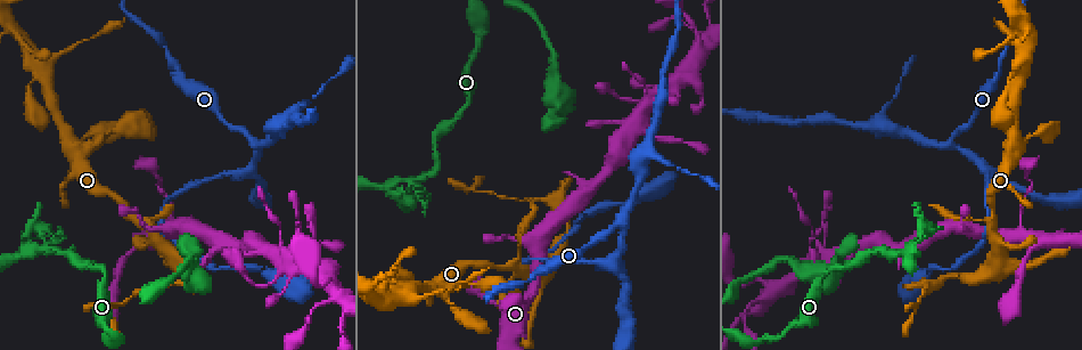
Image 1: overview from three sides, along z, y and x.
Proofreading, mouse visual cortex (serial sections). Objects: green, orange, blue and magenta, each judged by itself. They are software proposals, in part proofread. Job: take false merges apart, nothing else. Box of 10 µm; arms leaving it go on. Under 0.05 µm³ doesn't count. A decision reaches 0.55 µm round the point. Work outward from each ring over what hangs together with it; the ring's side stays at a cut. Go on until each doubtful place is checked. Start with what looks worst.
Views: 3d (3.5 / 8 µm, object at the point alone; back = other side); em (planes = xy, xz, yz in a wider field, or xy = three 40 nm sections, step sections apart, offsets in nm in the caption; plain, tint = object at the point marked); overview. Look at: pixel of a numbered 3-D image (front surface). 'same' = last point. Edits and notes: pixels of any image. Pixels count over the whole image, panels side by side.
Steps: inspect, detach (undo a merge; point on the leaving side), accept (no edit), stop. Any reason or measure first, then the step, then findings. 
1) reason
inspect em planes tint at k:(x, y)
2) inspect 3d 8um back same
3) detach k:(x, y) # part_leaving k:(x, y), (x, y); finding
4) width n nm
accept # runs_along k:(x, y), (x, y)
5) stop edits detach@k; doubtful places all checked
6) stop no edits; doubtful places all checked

small branch off a trunk
inspect em xy step 1 tint at 1:(333, 289)

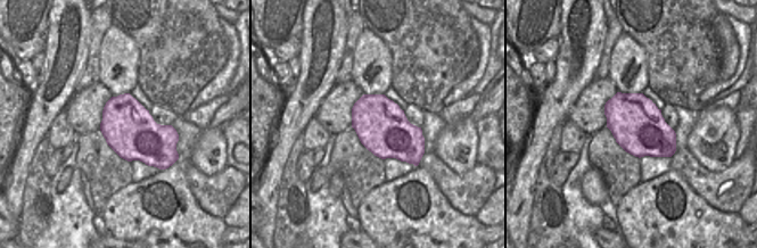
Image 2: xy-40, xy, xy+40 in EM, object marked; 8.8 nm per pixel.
wider look
inspect 3d 3.5um same

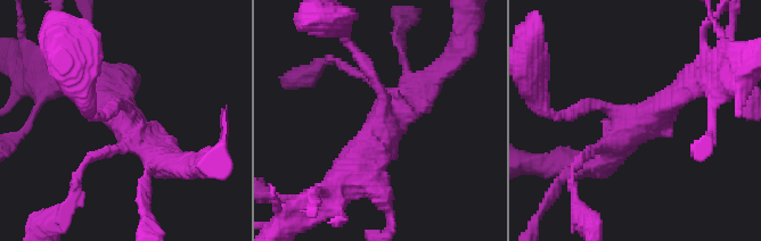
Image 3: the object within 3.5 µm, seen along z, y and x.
arms 4; arm_widths 150, 200, 350, 350 nm
accept # runs_along 3:(689, 84), (651, 119), (611, 106), (572, 113); all the same cell

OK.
narrows sharply
inspect 3d 3.5um at 1:(417, 178)

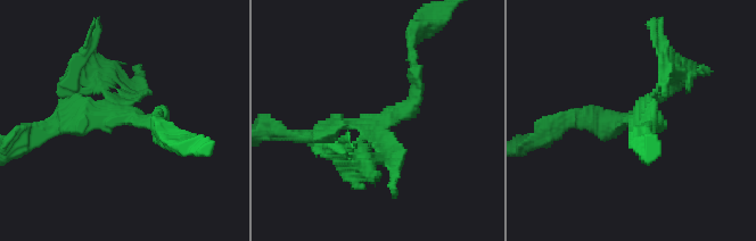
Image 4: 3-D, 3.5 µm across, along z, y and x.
inspect em planes tint at 4:(381, 118)

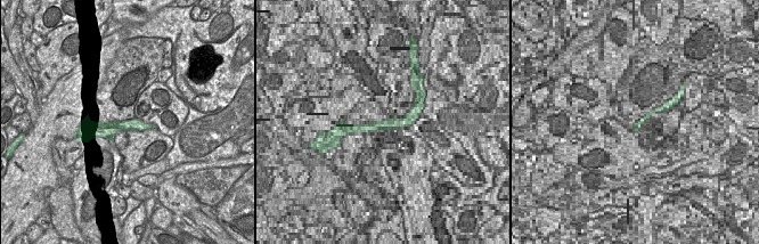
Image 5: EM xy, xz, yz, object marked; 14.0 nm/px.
accept # runs_along 4:(415, 66), (415, 101), (397, 116), (310, 136); continuous, no second cell

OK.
a narrow waist
inspect 3d 8um at 1:(959, 275)

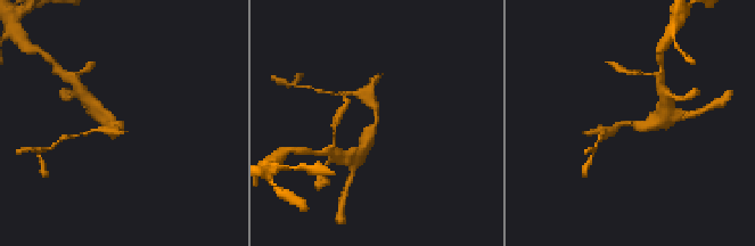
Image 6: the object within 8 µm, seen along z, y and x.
zoom in
inspect 3d 3.5um back same

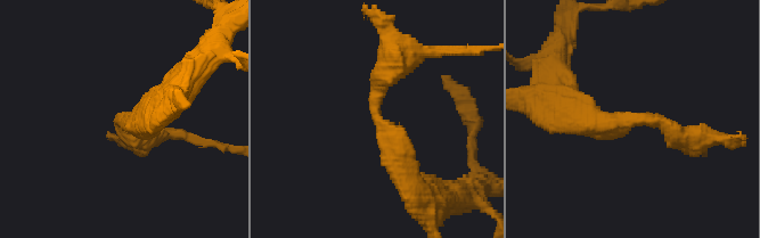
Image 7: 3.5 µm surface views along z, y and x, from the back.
shape alone is not enough
inspect em xy step 2 tint at 7:(376, 117)

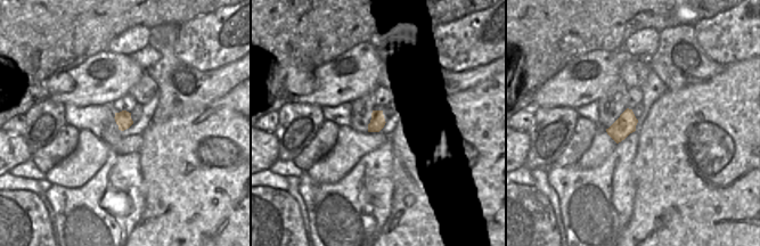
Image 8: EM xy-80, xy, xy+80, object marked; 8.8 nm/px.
arm_widths 300, 350 nm
accept # runs_along 7:(571, 118), (653, 118), (694, 136); one cell here

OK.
abrupt turn
inspect 3d 8um at 1:(620, 223)

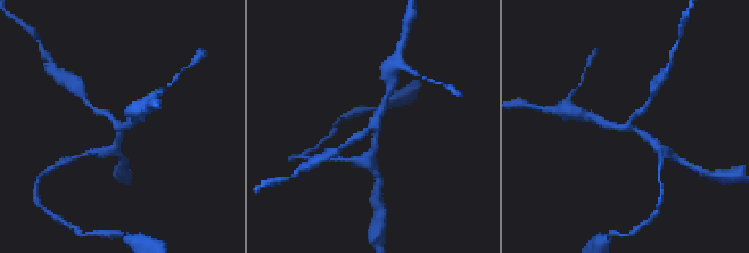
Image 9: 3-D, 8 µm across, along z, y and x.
arms 3; arm_widths 200, 200, 250 nm
inspect em xy step 5 tint same

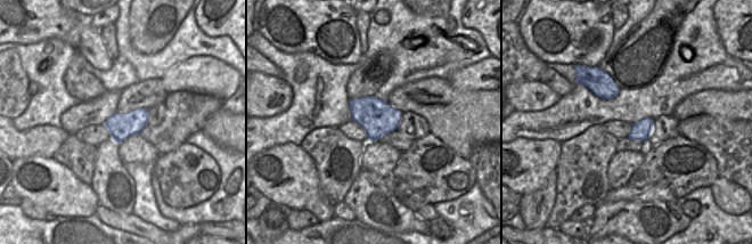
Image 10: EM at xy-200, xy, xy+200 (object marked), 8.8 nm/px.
accept # runs_along 9:(95, 108), (120, 124), (117, 143); all the same cell

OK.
abrupt turn
inspect 3d 3.5um at 1:(921, 231)

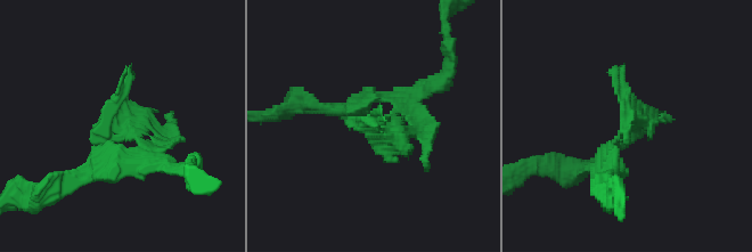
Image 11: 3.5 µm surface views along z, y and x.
inspect em xy step 5 tint at 11:(386, 127)

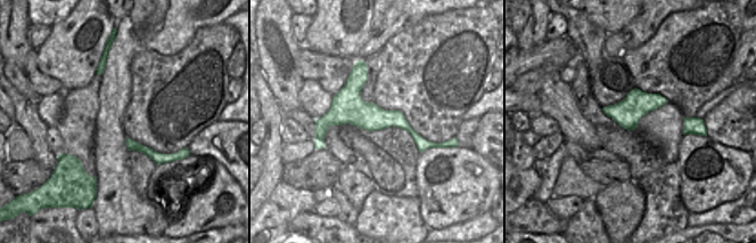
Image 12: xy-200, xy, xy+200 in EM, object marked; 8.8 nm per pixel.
accept # runs_along 12:(318, 128), (396, 119), (429, 145); all the same cell

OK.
stop no edits; doubtful places all checked

